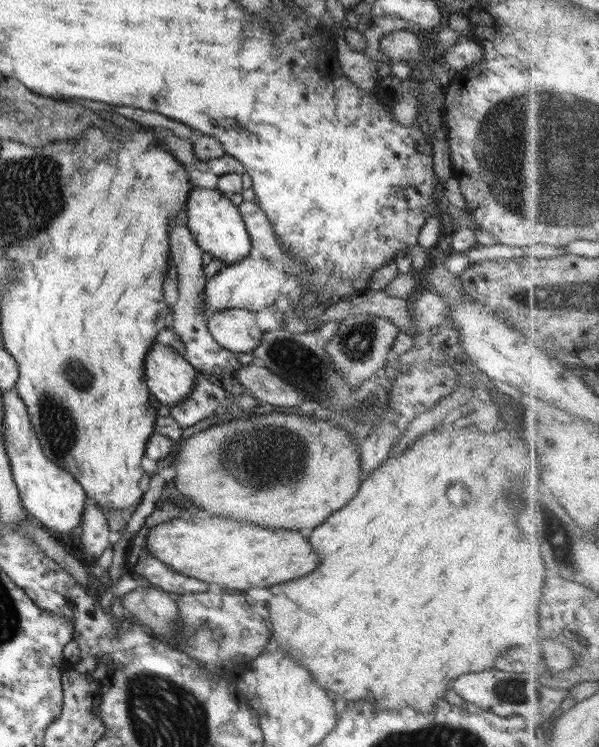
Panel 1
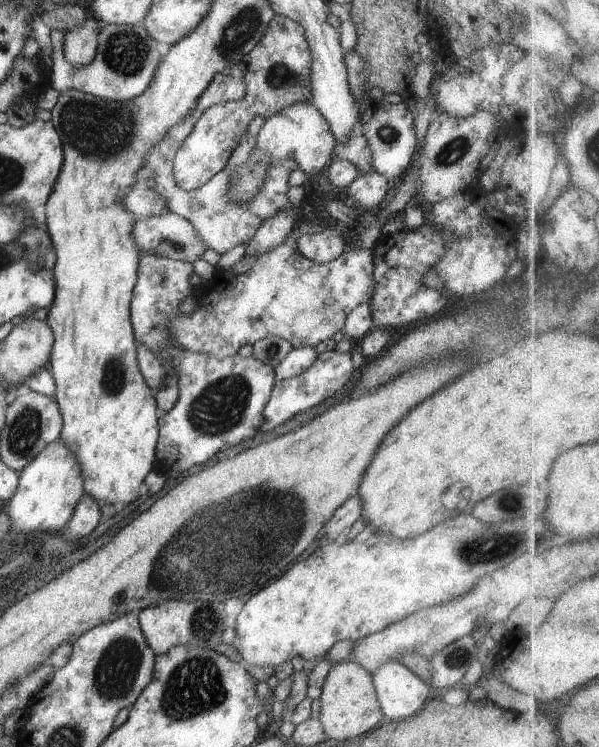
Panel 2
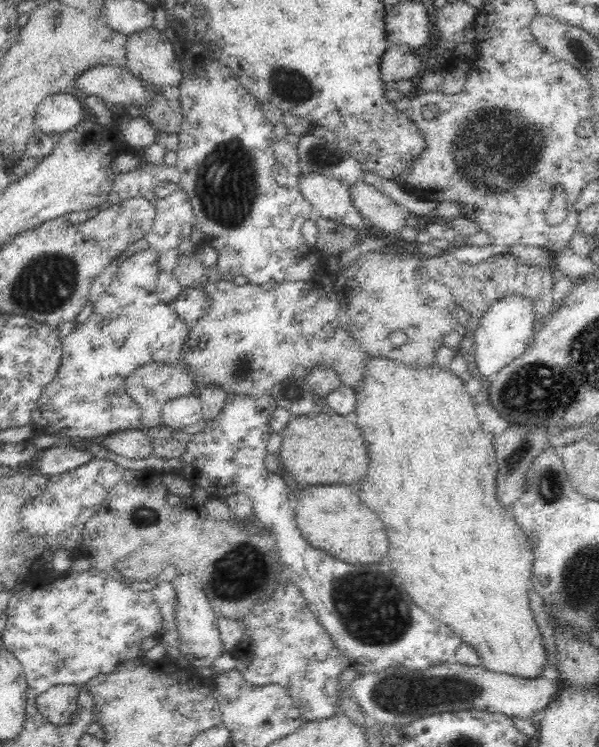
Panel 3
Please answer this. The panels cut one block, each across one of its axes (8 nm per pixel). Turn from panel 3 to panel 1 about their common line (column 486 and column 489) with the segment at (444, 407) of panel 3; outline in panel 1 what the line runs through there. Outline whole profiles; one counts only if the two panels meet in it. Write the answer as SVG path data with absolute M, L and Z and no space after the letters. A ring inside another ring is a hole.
M474 423L464 427L448 426L448 428L444 429L444 431L439 431L441 428L440 424L440 427L436 427L433 431L424 432L424 434L420 435L420 437L403 453L397 457L388 457L359 484L359 490L356 492L356 496L348 502L347 506L344 506L344 508L340 508L340 510L334 512L334 514L332 514L332 516L324 522L324 524L320 524L320 526L311 530L312 534L310 534L310 537L307 539L309 540L314 553L318 553L318 557L320 557L320 564L318 564L318 568L316 568L316 570L310 572L310 574L304 575L303 577L295 578L294 581L269 586L272 597L265 602L268 618L270 623L272 623L272 636L270 643L273 644L269 648L287 652L289 656L295 660L295 663L298 666L305 668L312 675L313 680L315 680L315 682L317 682L334 701L335 697L337 697L337 700L343 700L347 704L352 704L355 700L363 698L364 700L370 700L372 704L376 704L376 710L400 710L401 708L409 706L422 714L428 714L433 711L433 708L435 708L439 700L443 700L445 698L445 694L449 689L449 682L451 682L451 680L462 676L464 673L495 668L496 660L498 660L500 656L504 656L510 648L520 648L527 645L528 640L530 640L530 636L536 636L536 640L538 640L538 636L540 636L540 642L542 640L542 635L540 634L540 632L542 632L542 630L540 630L540 628L542 628L540 620L541 606L543 605L543 588L546 584L546 579L550 575L550 571L548 567L546 567L546 561L544 561L544 551L542 550L542 546L540 546L538 542L530 543L529 541L526 541L525 538L522 538L520 528L514 524L514 510L512 510L512 508L510 508L510 504L506 502L506 498L508 498L508 496L504 496L504 494L508 494L508 482L510 482L511 485L514 478L530 476L530 478L524 478L524 480L530 480L531 485L535 485L532 484L532 480L534 480L534 482L536 482L536 480L540 480L540 472L542 472L542 468L540 468L540 454L538 454L538 446L536 446L536 454L528 454L528 446L524 446L524 442L522 442L520 438L516 438L514 434L508 434L506 430L499 430L498 432L496 432L496 430L494 432L481 431L476 427L476 425L474 425ZM454 484L464 484L464 486L468 486L468 488L470 488L470 494L474 494L474 496L472 496L472 504L470 504L470 506L466 506L466 508L470 508L470 510L458 510L456 506L452 506L452 504L448 502L448 498L446 498L446 490L448 490L448 488L452 488Z

